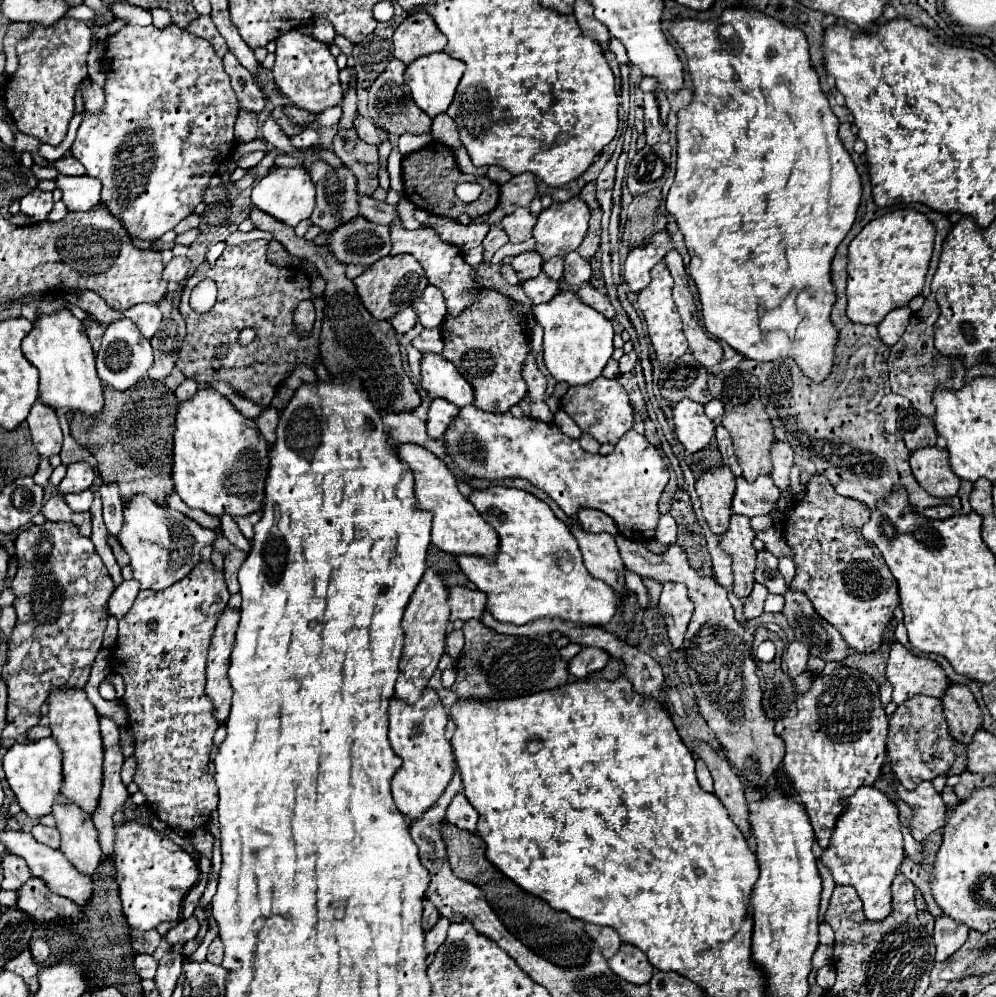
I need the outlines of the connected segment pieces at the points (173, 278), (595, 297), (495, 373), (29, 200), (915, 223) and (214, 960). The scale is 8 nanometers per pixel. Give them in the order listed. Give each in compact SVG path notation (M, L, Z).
M185 256L173 258L163 270L163 280L165 282L181 282L187 278L187 272L189 272L189 260Z
M589 284L581 286L581 288L577 290L577 296L581 296L581 300L585 300L587 306L595 308L595 310L601 312L605 318L609 318L609 320L615 318L615 310L613 310L609 298L607 298L605 294L601 294L599 290L595 290L593 286L589 286Z
M479 288L473 306L459 316L447 316L441 324L445 348L443 358L455 364L459 374L475 390L475 406L485 412L507 412L527 396L527 384L521 376L529 352L529 330L515 310L515 300L495 288Z
M39 188L31 190L23 200L21 200L21 212L31 218L31 222L41 222L47 220L47 214L53 208L53 198L51 192L41 192Z
M895 210L889 212L881 218L871 220L849 244L847 250L847 316L855 322L855 324L879 324L885 314L893 308L905 306L909 304L909 300L917 294L921 294L923 282L925 282L925 274L929 270L929 260L931 260L931 252L933 252L933 240L935 240L935 228L931 224L931 220L917 212L917 210Z
M215 938L215 940L211 942L209 952L207 952L207 960L209 960L211 964L221 964L221 960L223 960L223 944L221 944L219 938Z

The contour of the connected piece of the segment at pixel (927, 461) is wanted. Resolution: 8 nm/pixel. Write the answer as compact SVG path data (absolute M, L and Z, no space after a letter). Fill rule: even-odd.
M919 448L911 452L911 470L919 486L937 498L953 498L959 490L959 476L951 472L949 452L945 448Z

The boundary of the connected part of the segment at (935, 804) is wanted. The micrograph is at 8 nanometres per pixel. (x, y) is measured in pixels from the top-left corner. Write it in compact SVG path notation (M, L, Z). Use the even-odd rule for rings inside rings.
M885 772L881 774L881 782L899 796L899 800L905 800L907 806L913 808L911 820L907 820L907 826L911 828L911 834L915 840L925 840L931 832L939 830L945 824L945 804L941 796L935 792L933 784L925 780L919 784L919 788L907 792L903 786L899 786L895 776L887 776Z

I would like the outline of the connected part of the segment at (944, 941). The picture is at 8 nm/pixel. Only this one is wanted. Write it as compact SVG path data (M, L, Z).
M937 916L935 918L935 932L933 932L933 938L935 938L935 946L937 946L937 954L935 954L935 960L937 962L943 962L947 960L955 950L961 948L961 944L967 940L967 934L969 934L969 928L951 920L949 916Z

